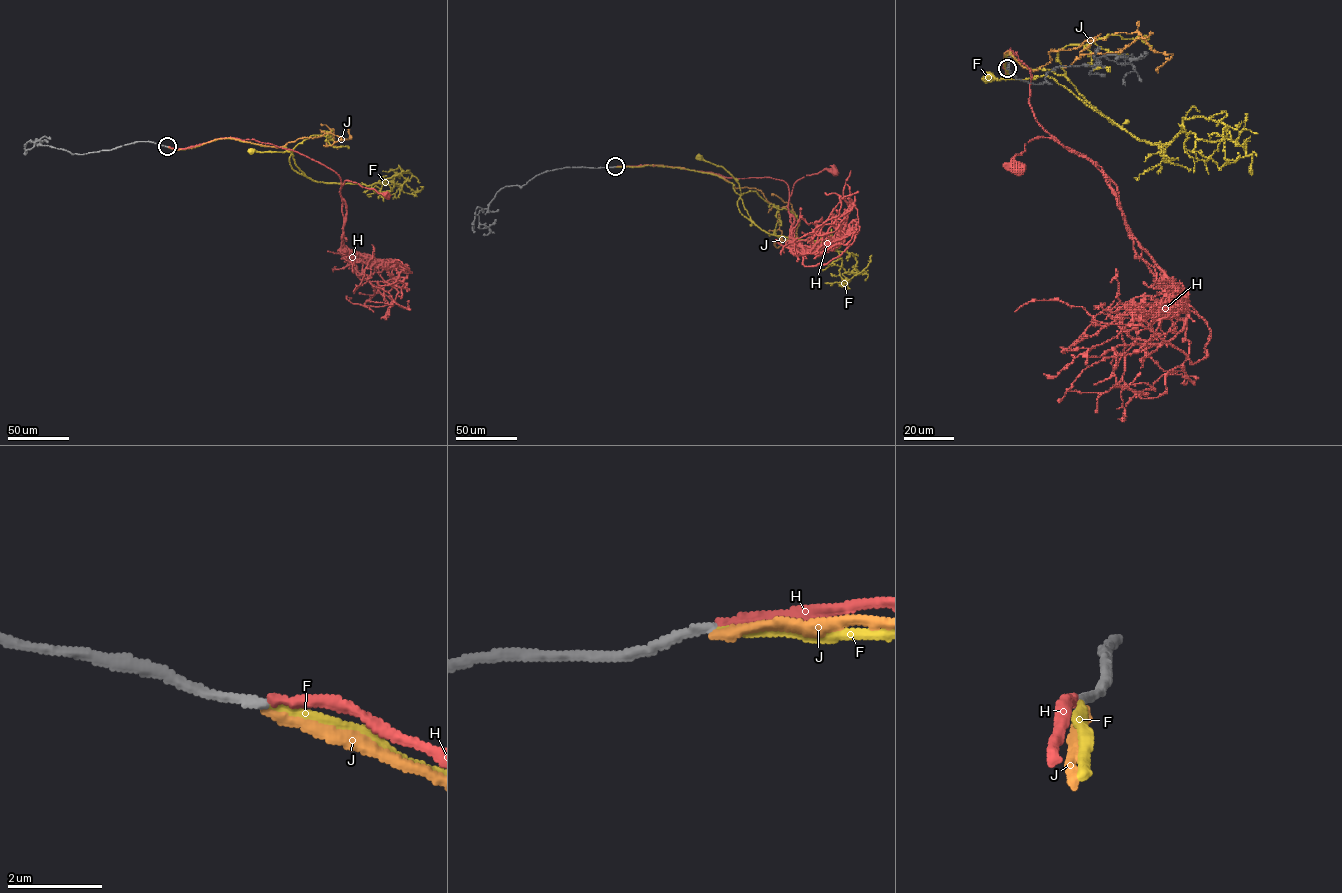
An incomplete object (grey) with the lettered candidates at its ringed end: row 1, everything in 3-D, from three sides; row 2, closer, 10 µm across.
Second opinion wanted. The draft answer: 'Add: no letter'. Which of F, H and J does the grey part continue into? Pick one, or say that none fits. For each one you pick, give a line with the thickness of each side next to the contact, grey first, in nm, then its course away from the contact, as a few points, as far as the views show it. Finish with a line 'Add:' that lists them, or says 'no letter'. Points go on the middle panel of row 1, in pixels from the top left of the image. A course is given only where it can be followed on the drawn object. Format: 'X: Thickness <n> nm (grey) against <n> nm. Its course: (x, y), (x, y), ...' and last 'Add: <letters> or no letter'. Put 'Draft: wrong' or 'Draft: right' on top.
Draft: wrong
F: Thickness 200 nm (grey) against 180 nm. Its course: (615, 166), (661, 166), (716, 175), (731, 182), (740, 195), (739, 210), (753, 223), (734, 178), (699, 157)
Add: F

